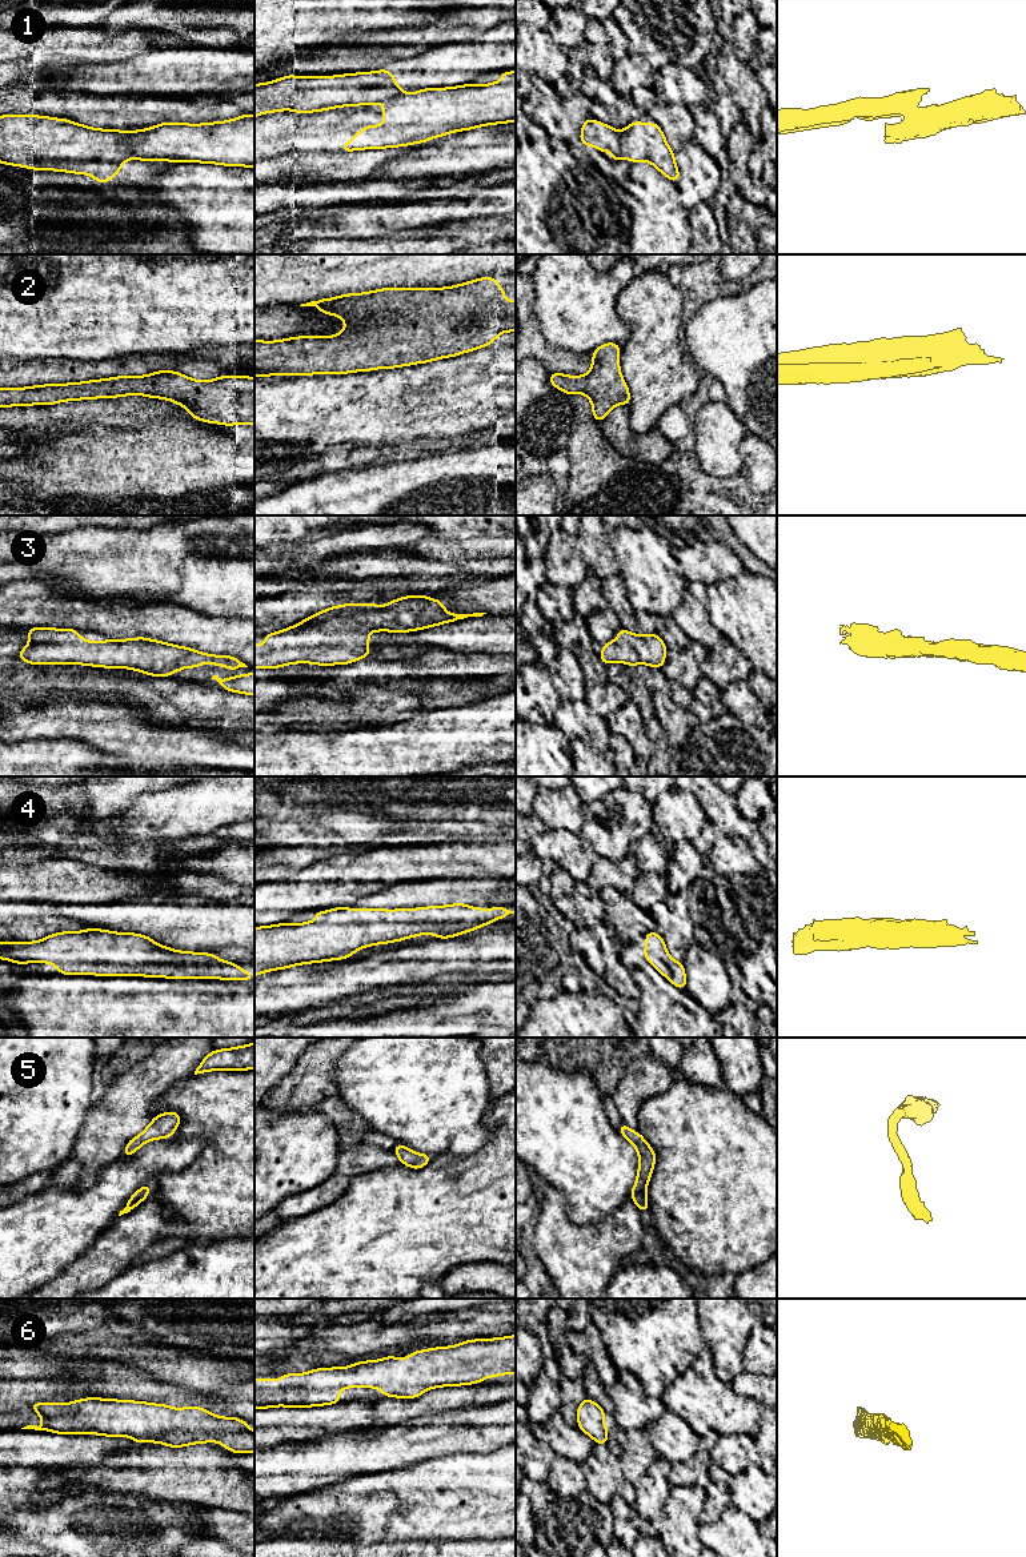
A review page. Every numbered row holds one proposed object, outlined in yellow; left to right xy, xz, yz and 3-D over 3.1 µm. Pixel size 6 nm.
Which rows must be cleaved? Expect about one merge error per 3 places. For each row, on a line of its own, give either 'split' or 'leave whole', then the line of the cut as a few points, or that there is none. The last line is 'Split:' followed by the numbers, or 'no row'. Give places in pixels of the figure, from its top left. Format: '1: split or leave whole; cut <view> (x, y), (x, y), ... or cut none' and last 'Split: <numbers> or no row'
1: split; cut xy (127, 131), (127, 148), (133, 157)
2: leave whole; cut none
3: leave whole; cut none
4: leave whole; cut none
5: leave whole; cut none
6: leave whole; cut none
Split: 1

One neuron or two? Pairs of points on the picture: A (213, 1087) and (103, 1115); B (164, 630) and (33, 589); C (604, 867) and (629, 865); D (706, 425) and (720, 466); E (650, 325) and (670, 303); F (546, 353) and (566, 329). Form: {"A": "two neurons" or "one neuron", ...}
{"A": "two neurons", "B": "one neuron", "C": "one neuron", "D": "one neuron", "E": "one neuron", "F": "two neurons"}

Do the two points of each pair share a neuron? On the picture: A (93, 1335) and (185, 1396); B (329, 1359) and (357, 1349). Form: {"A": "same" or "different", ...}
{"A": "different", "B": "different"}

